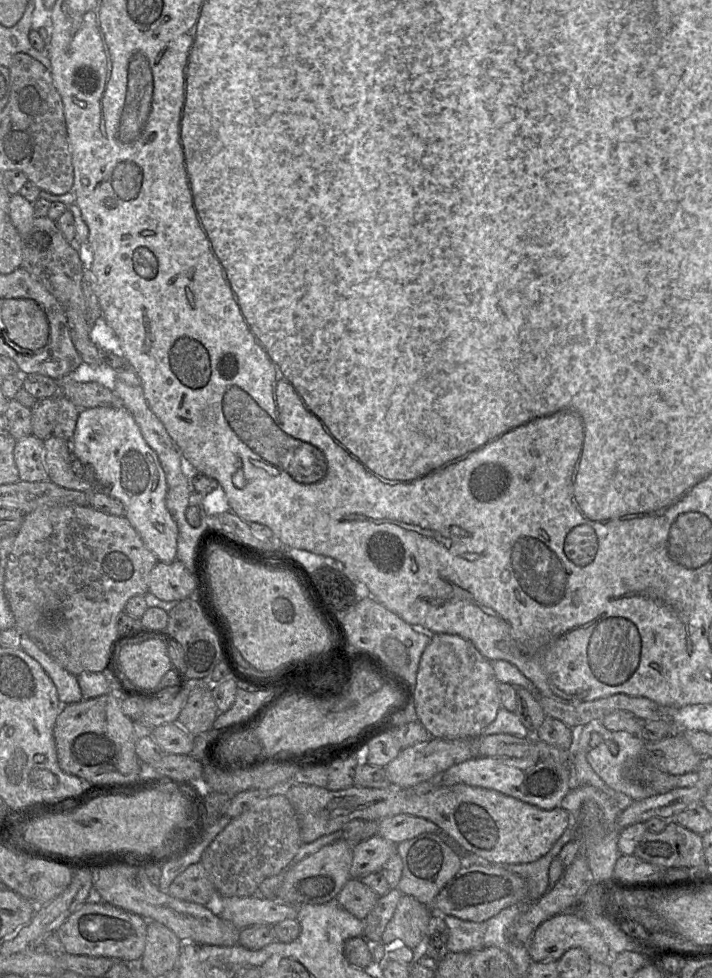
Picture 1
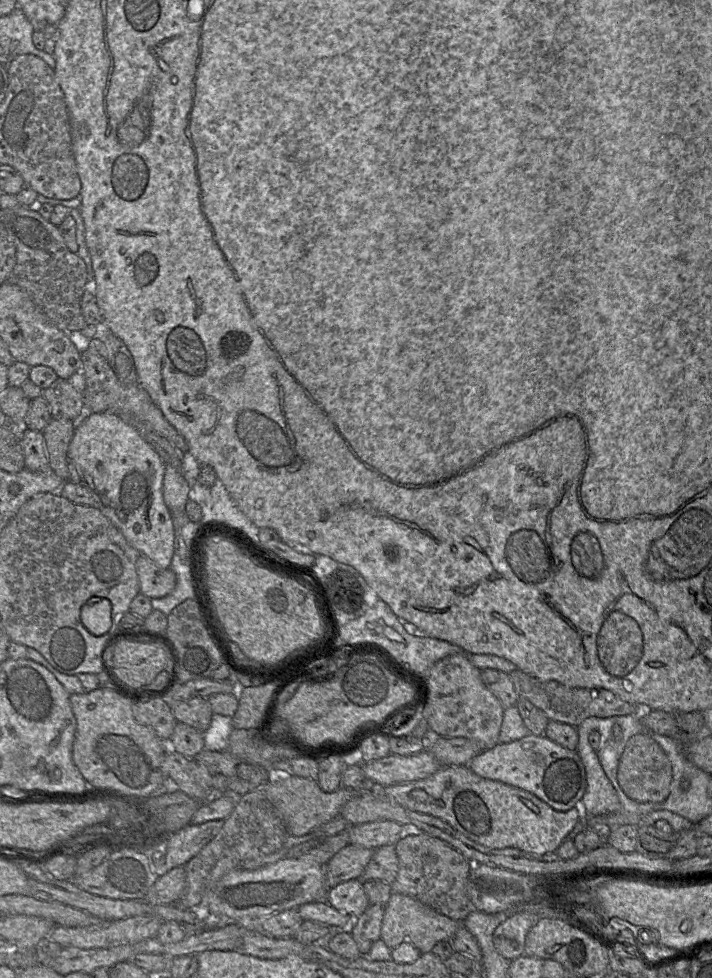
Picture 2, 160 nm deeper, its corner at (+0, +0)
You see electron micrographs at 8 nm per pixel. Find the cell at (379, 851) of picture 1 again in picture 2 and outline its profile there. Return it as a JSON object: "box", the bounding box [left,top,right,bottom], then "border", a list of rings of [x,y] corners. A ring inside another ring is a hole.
{"box":[325,844,375,888],"border":[[[348,844],[325,864],[325,879],[328,888],[351,879],[359,879],[371,860],[375,849]]]}

